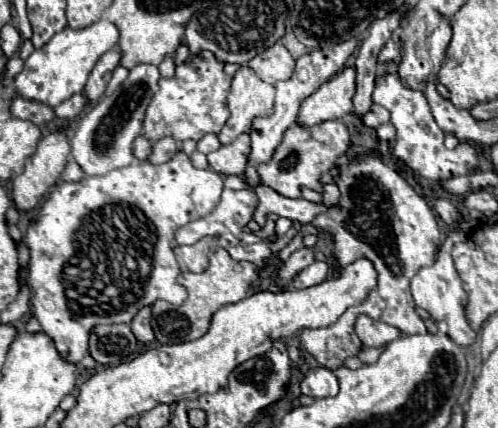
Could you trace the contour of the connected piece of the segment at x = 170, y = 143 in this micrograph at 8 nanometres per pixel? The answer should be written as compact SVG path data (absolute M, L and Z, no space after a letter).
M164 137L164 139L160 139L160 141L156 141L156 143L152 145L150 163L166 163L166 161L170 161L176 153L178 153L178 143L174 143L174 139L170 139L170 137Z

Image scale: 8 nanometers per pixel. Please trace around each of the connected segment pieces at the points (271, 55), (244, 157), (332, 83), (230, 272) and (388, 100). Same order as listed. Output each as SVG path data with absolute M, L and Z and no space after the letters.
M274 43L274 45L268 47L266 51L258 53L248 65L256 71L256 75L258 75L262 81L274 85L274 83L278 83L278 81L290 79L290 75L294 73L294 65L296 65L296 63L294 63L292 55L288 53L288 49L286 49L284 45Z
M238 135L236 141L222 145L208 155L210 167L220 175L244 175L250 155L250 135Z
M346 67L342 73L326 81L318 91L300 103L296 125L314 127L322 121L342 119L352 113L352 97L356 89L356 71Z
M216 247L216 251L210 253L210 267L198 275L194 273L182 273L178 277L178 283L186 287L188 297L180 307L172 307L166 301L156 301L152 305L152 329L160 343L184 343L194 341L202 337L208 331L212 315L228 305L244 299L252 287L252 281L260 277L260 271L256 265L248 261L234 261L226 249Z
M378 73L372 99L390 111L390 123L396 127L394 155L422 177L432 181L446 181L456 175L468 175L474 167L478 167L478 155L468 143L460 143L458 149L452 151L444 147L444 131L436 125L426 95L402 85L398 75Z

